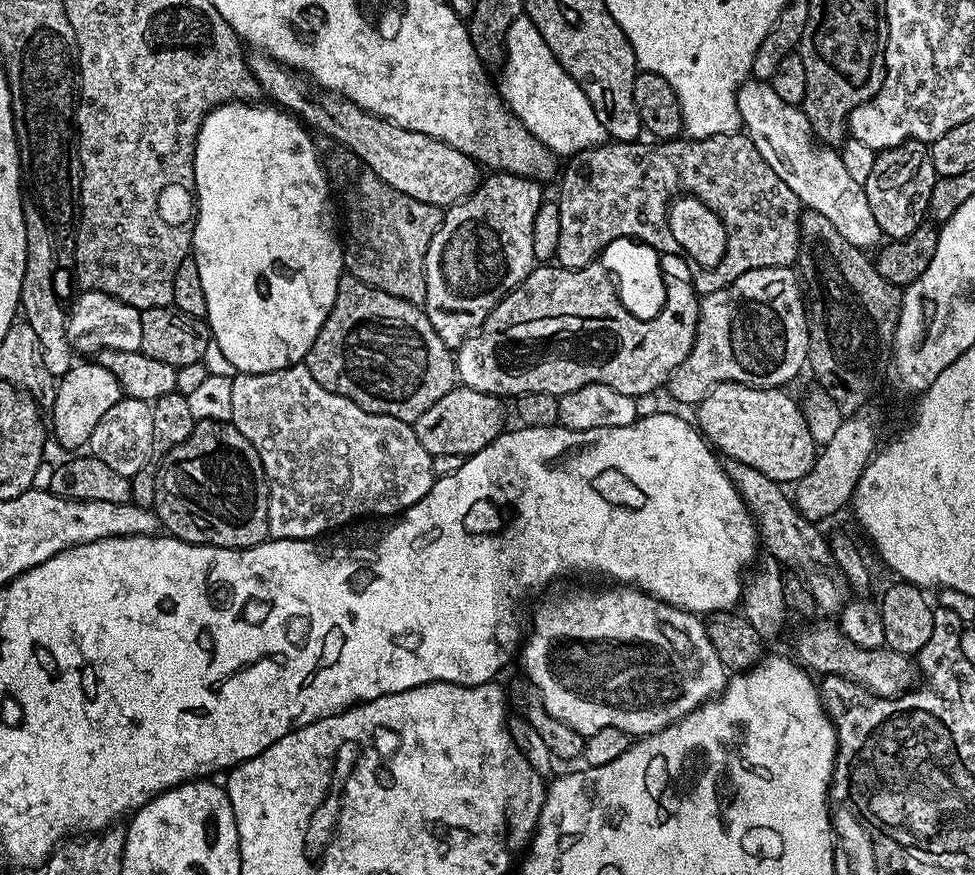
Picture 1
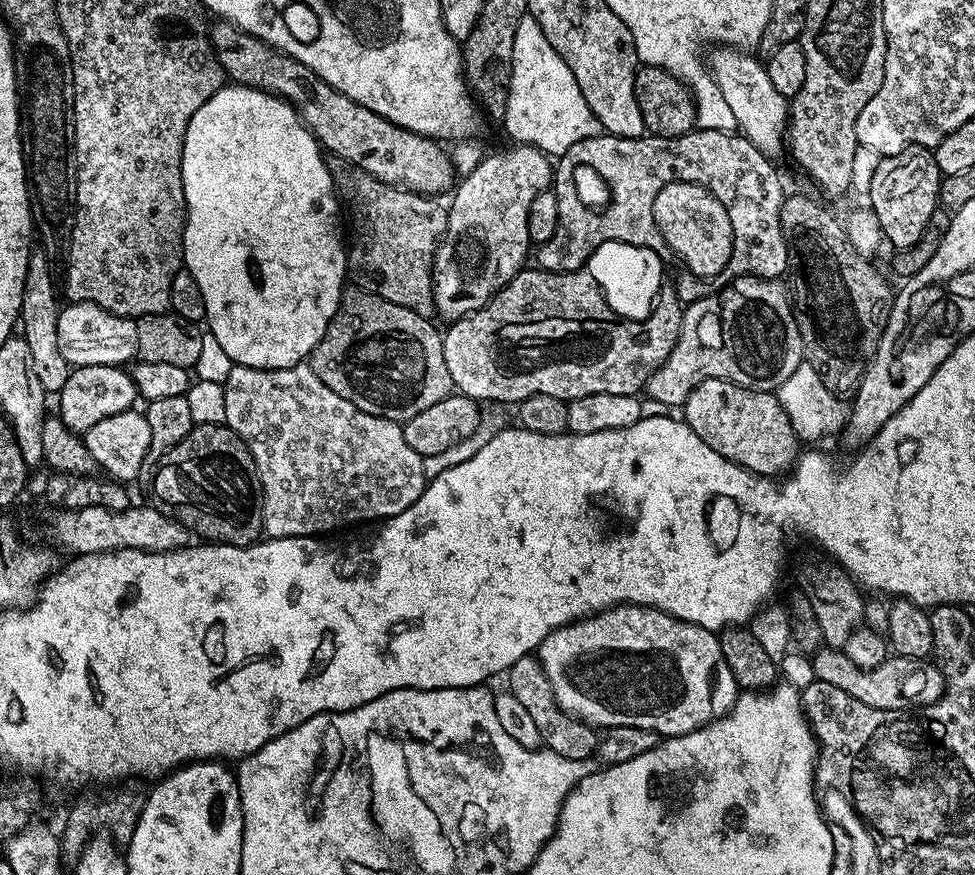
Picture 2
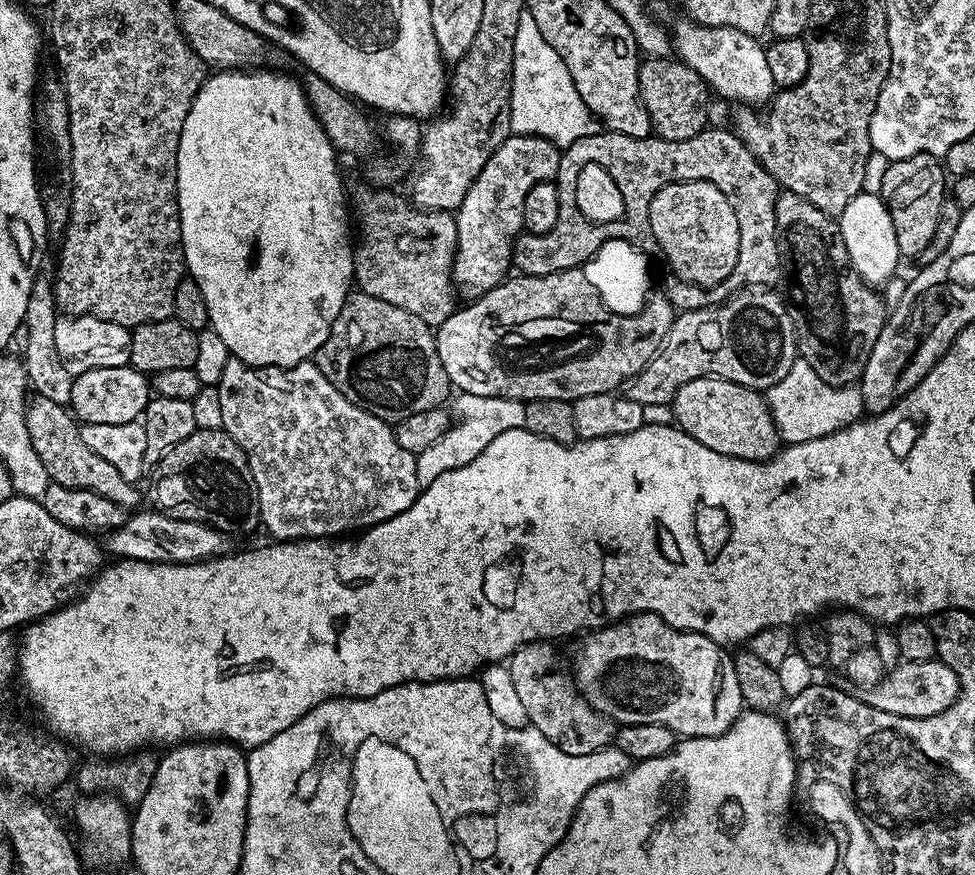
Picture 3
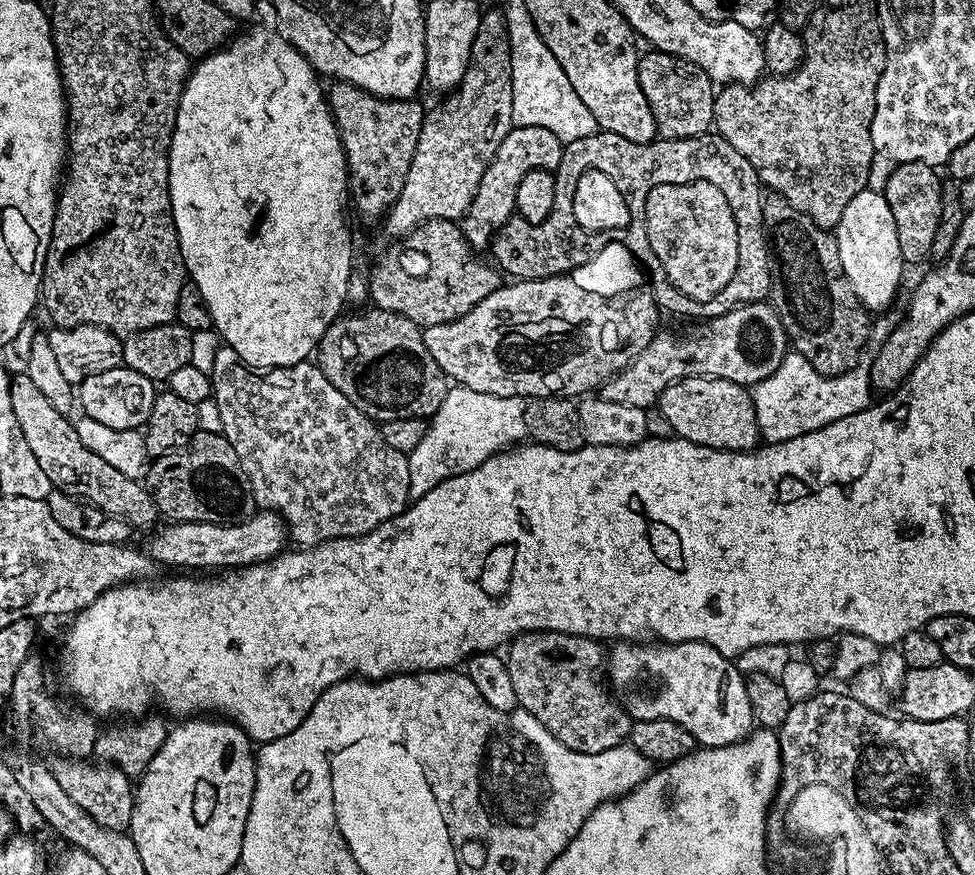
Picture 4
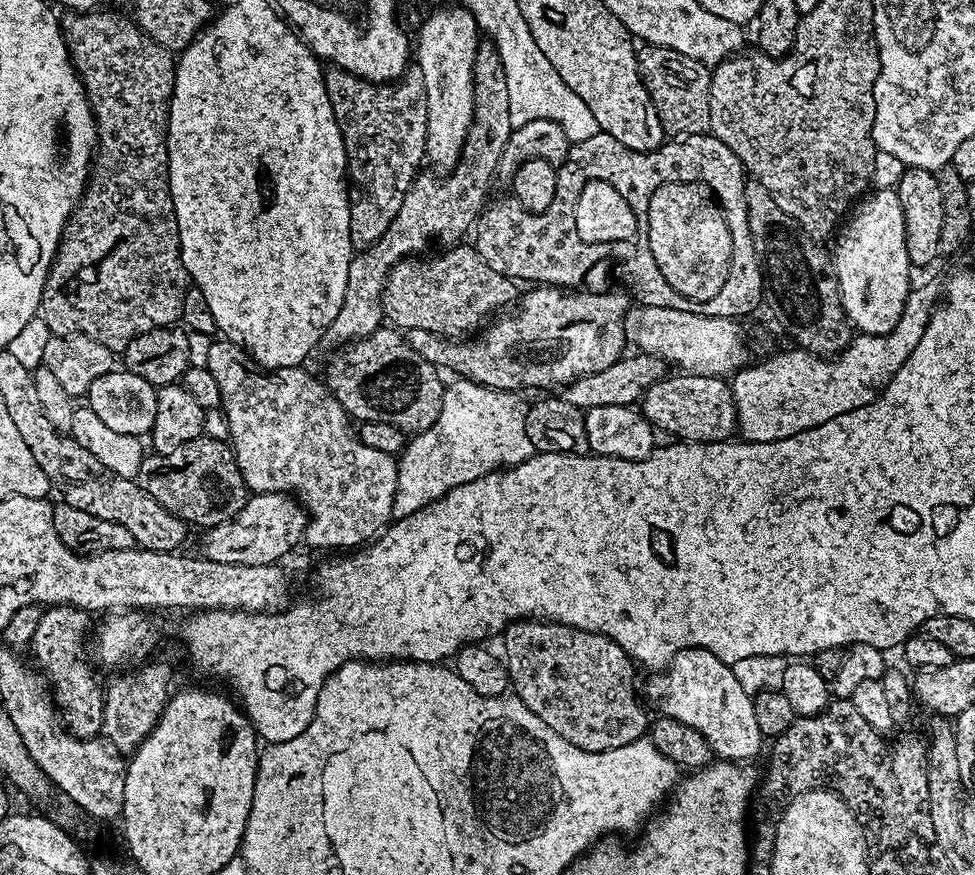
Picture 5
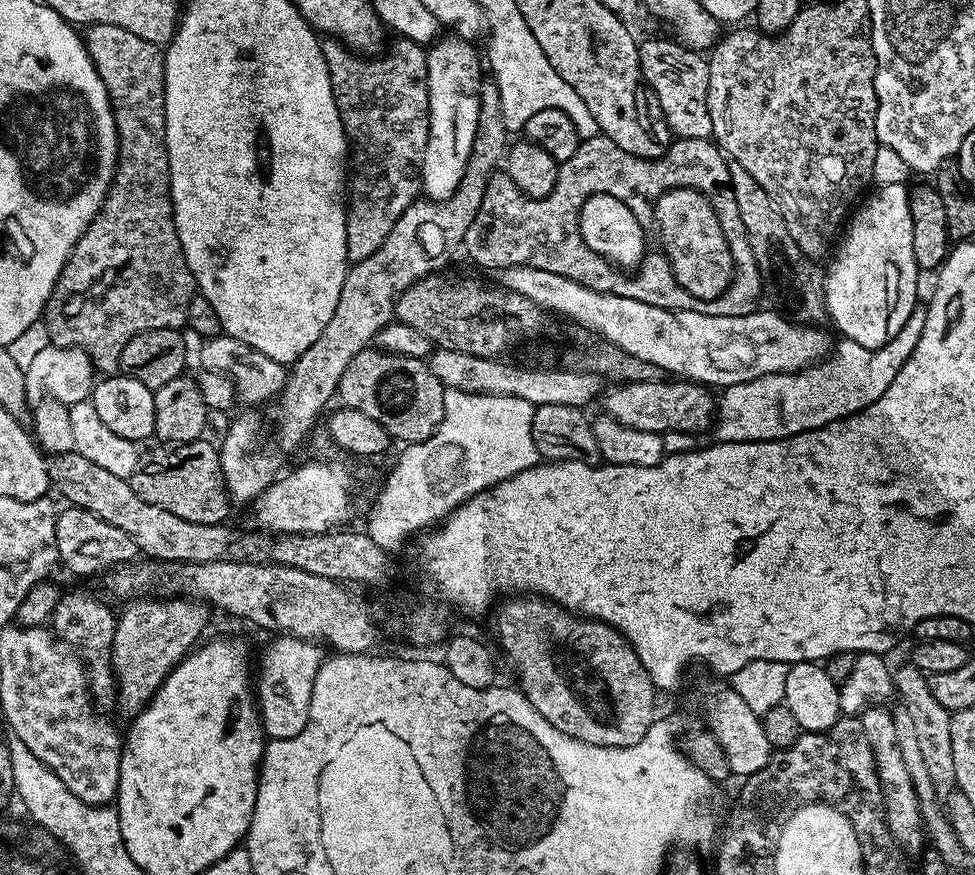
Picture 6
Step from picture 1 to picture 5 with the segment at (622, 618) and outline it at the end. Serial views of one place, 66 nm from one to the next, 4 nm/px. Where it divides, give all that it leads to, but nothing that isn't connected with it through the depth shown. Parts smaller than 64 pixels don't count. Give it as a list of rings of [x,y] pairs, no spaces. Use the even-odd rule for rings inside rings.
[[[687,648],[674,654],[667,668],[653,671],[649,676],[652,677],[642,684],[642,696],[647,707],[657,708],[660,716],[669,716],[678,722],[686,722],[686,726],[694,726],[694,730],[706,738],[713,757],[752,762],[759,754],[762,737],[754,718],[753,697],[742,686],[733,665],[714,658],[710,650]]]

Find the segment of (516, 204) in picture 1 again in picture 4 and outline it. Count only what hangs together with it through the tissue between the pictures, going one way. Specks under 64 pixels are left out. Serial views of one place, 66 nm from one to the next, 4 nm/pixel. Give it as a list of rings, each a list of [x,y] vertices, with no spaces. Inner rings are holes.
[[[514,126],[508,131],[506,138],[502,138],[502,146],[498,146],[494,158],[486,166],[486,174],[482,174],[482,182],[478,182],[478,194],[474,194],[474,202],[470,202],[470,210],[462,221],[464,237],[473,249],[487,249],[496,232],[515,213],[518,185],[530,170],[555,173],[564,146],[563,140],[542,126]]]

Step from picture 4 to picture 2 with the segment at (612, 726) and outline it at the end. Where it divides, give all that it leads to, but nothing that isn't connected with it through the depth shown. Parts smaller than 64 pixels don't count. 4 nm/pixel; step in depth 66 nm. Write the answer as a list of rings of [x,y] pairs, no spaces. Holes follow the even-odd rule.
[[[535,655],[518,658],[518,662],[514,662],[514,666],[508,668],[506,679],[508,679],[507,691],[512,692],[514,698],[518,698],[518,702],[522,702],[522,707],[530,713],[530,718],[538,730],[543,747],[551,755],[571,760],[588,760],[596,756],[597,729],[560,709],[554,698],[554,690]]]

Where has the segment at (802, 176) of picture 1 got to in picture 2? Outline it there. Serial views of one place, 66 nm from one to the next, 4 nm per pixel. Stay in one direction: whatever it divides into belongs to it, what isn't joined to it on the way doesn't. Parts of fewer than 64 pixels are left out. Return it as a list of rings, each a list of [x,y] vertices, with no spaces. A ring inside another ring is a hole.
[[[716,46],[711,49],[712,60],[707,61],[706,67],[712,73],[718,90],[722,90],[722,98],[726,98],[726,106],[736,119],[736,127],[744,137],[759,152],[769,158],[786,148],[786,129],[790,115],[789,97],[778,94],[770,82],[770,74],[763,63],[760,64],[754,57],[748,56],[747,51],[731,46]]]

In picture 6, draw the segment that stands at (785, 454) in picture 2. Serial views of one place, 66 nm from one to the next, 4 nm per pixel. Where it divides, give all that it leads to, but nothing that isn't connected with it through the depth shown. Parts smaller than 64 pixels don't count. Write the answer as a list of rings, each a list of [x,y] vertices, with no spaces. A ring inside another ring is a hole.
[[[653,378],[651,380],[634,380],[621,383],[618,387],[610,387],[603,393],[603,415],[613,416],[622,426],[630,426],[634,430],[650,430],[661,434],[668,432],[700,432],[703,428],[711,429],[714,424],[714,413],[718,407],[717,401],[712,400],[713,393],[703,384],[694,384],[691,380],[679,378]]]

